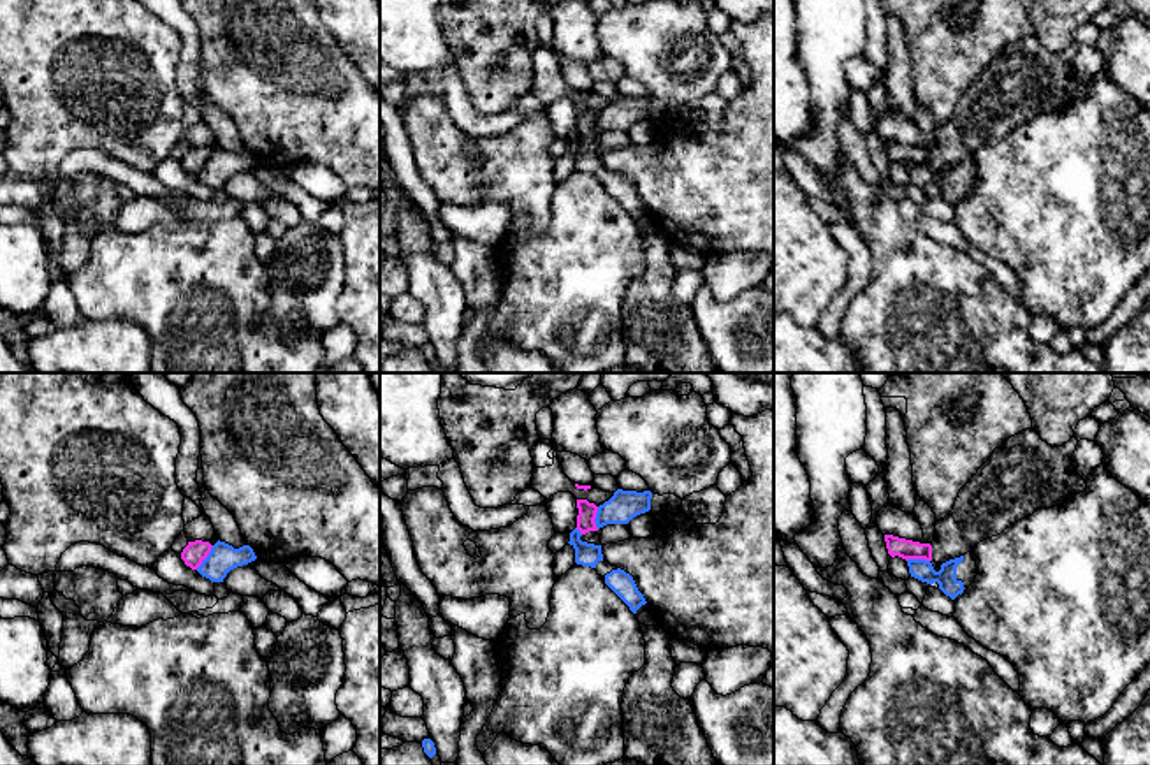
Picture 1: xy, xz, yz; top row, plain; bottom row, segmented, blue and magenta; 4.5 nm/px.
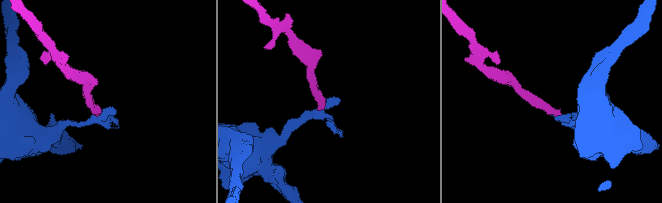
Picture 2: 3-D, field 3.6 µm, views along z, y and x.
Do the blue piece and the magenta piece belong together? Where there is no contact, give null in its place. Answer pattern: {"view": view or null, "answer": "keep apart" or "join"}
{"view": "xy", "answer": "keep apart"}

